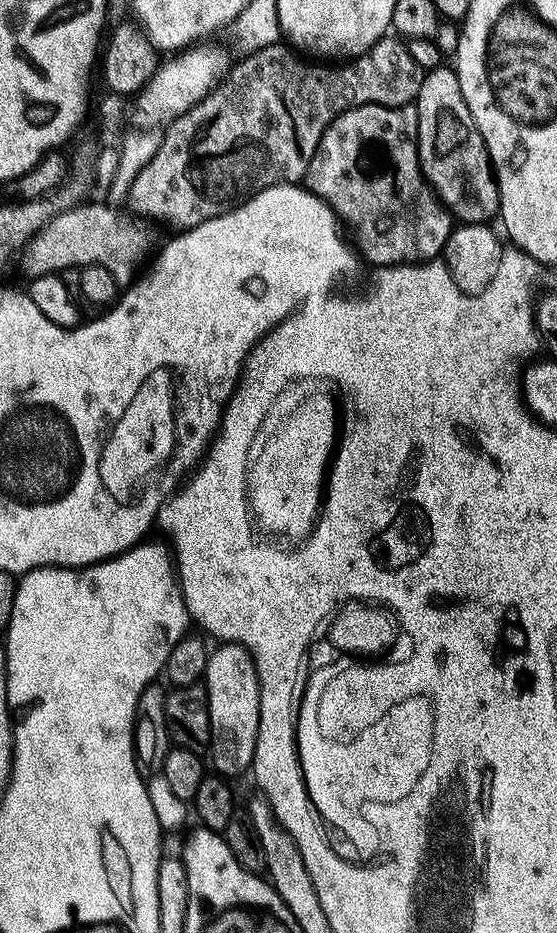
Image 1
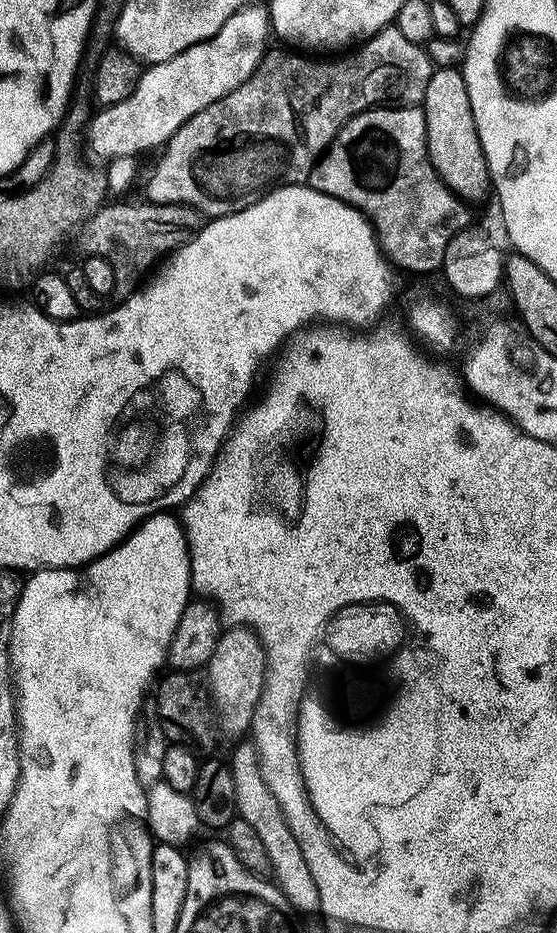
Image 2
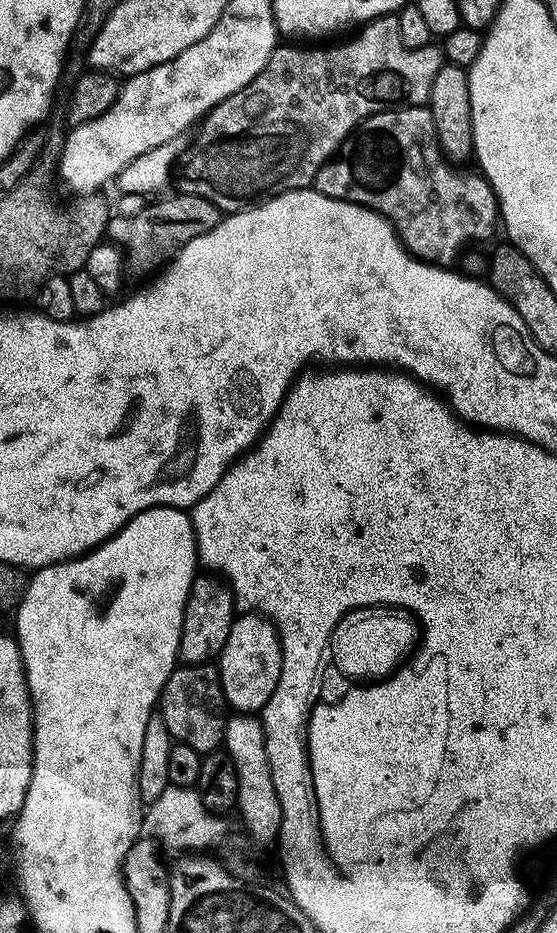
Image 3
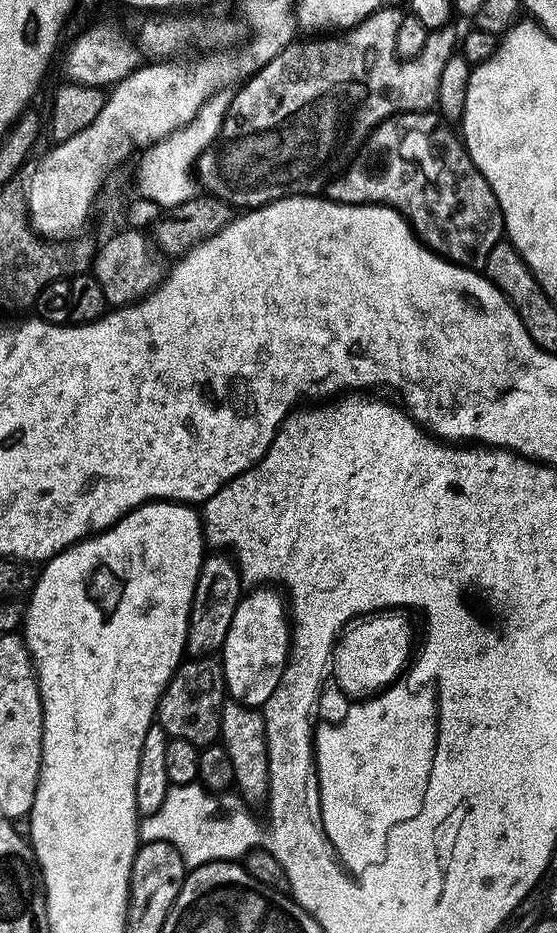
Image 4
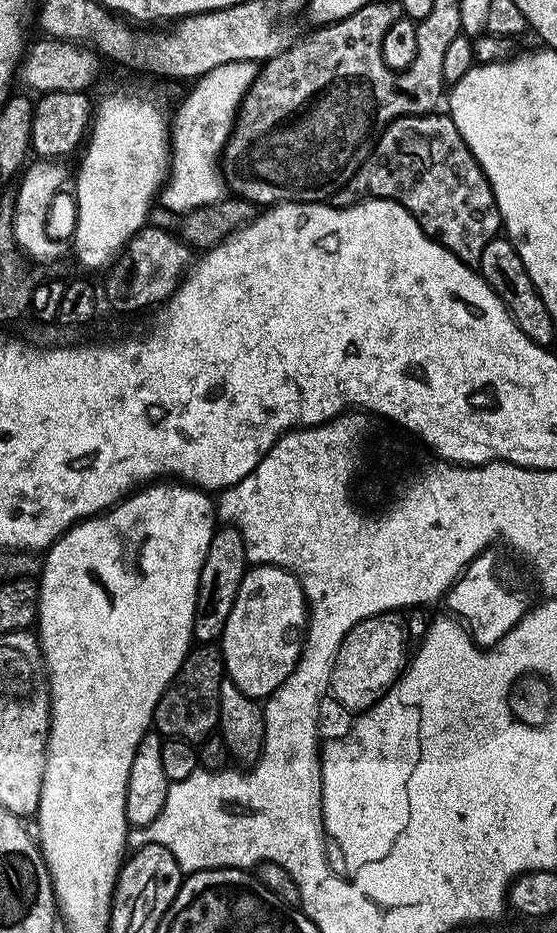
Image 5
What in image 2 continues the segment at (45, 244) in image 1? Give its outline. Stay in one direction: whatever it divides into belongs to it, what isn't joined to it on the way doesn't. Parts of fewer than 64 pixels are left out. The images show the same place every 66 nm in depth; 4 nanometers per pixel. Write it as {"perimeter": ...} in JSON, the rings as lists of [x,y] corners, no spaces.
{"perimeter":[[[122,202],[105,203],[103,208],[84,221],[78,237],[81,253],[106,258],[106,262],[110,262],[116,279],[115,295],[127,298],[141,287],[142,281],[157,267],[158,262],[199,234],[206,220],[198,210],[185,204],[118,203]]]}

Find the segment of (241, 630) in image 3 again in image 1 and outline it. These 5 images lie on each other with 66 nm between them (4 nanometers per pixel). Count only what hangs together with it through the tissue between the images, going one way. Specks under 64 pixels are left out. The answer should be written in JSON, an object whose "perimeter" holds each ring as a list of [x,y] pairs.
{"perimeter":[[[221,643],[208,654],[204,679],[208,691],[210,730],[212,731],[212,764],[217,773],[225,778],[240,776],[249,771],[258,738],[258,710],[260,709],[260,687],[252,656],[241,644]]]}

